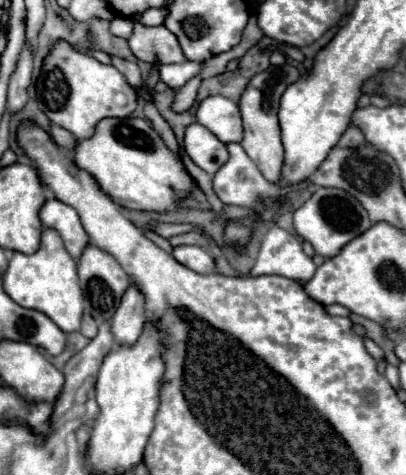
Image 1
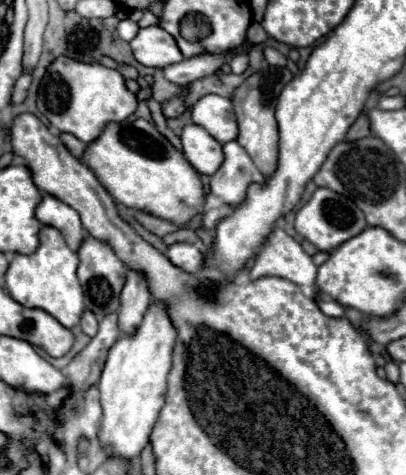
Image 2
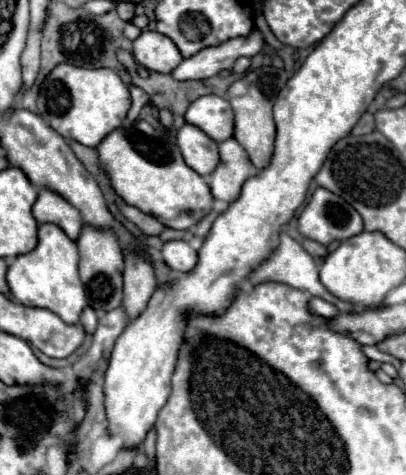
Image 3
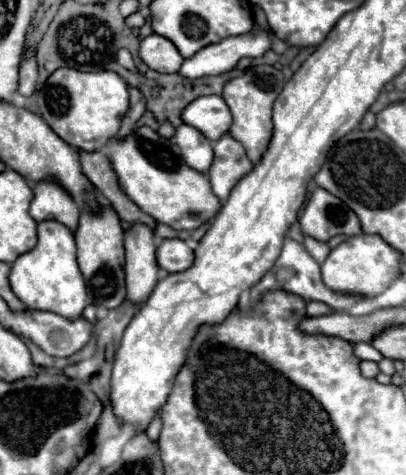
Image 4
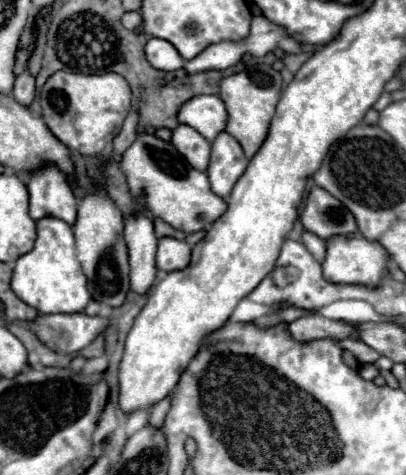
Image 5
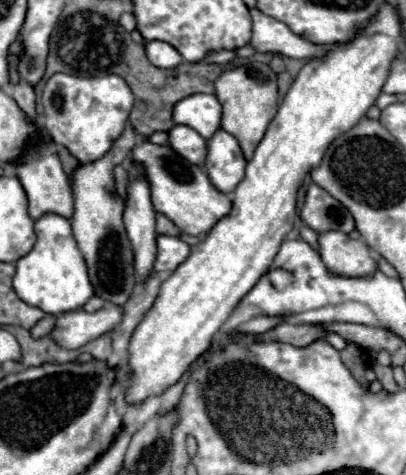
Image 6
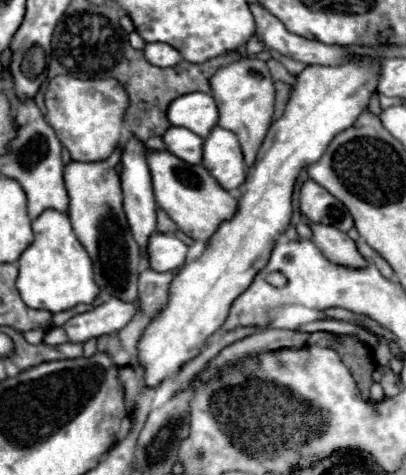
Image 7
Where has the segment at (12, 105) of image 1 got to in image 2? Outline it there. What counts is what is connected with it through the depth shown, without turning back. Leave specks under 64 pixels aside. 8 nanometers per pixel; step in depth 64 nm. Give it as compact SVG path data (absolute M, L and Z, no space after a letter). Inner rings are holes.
M22 70L20 78L16 80L16 84L14 84L14 90L12 90L12 104L22 104L22 102L26 100L26 92L28 92L28 86L30 86L30 82L32 82L32 76L30 76L30 72Z

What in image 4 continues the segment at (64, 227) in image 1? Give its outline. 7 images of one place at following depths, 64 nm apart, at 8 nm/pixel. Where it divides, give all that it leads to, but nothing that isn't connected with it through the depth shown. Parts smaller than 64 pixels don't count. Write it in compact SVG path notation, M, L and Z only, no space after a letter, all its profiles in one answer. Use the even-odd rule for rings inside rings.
M44 180L34 186L34 200L30 204L30 216L36 222L58 220L60 224L70 228L70 232L76 232L80 208L68 196L68 192L62 190L56 182Z

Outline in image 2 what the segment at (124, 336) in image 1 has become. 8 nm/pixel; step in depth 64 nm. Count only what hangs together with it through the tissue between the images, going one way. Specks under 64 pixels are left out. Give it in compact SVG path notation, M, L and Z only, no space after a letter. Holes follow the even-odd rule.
M128 270L128 278L120 296L120 310L118 310L120 332L134 334L148 306L150 306L150 290L144 276L134 270Z

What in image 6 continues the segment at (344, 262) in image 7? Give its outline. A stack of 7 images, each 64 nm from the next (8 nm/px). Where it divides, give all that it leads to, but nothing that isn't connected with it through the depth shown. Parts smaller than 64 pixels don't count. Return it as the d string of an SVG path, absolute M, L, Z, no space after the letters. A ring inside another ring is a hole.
M324 232L318 236L320 256L326 268L336 276L372 276L378 270L378 262L372 258L372 250L360 242L352 240L342 232Z

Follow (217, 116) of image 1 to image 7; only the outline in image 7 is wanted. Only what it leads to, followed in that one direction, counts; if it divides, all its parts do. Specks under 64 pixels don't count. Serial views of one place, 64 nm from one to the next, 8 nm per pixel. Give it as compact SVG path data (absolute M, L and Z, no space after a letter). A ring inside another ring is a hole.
M192 92L188 96L176 98L168 108L168 120L172 126L184 126L206 138L210 130L218 124L218 108L210 94Z

